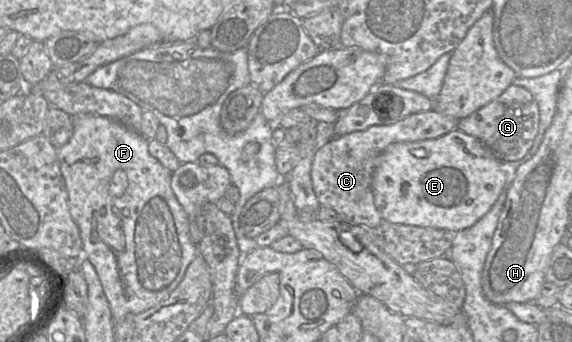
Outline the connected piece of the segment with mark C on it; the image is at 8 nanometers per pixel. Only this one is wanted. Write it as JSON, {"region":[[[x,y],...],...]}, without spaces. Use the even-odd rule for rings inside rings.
{"region":[[[434,108],[410,114],[391,125],[374,125],[363,131],[334,137],[317,149],[312,161],[311,180],[320,205],[335,210],[340,221],[345,223],[377,227],[383,218],[374,203],[372,180],[380,155],[393,143],[435,139],[457,128],[457,124],[457,119]]]}

